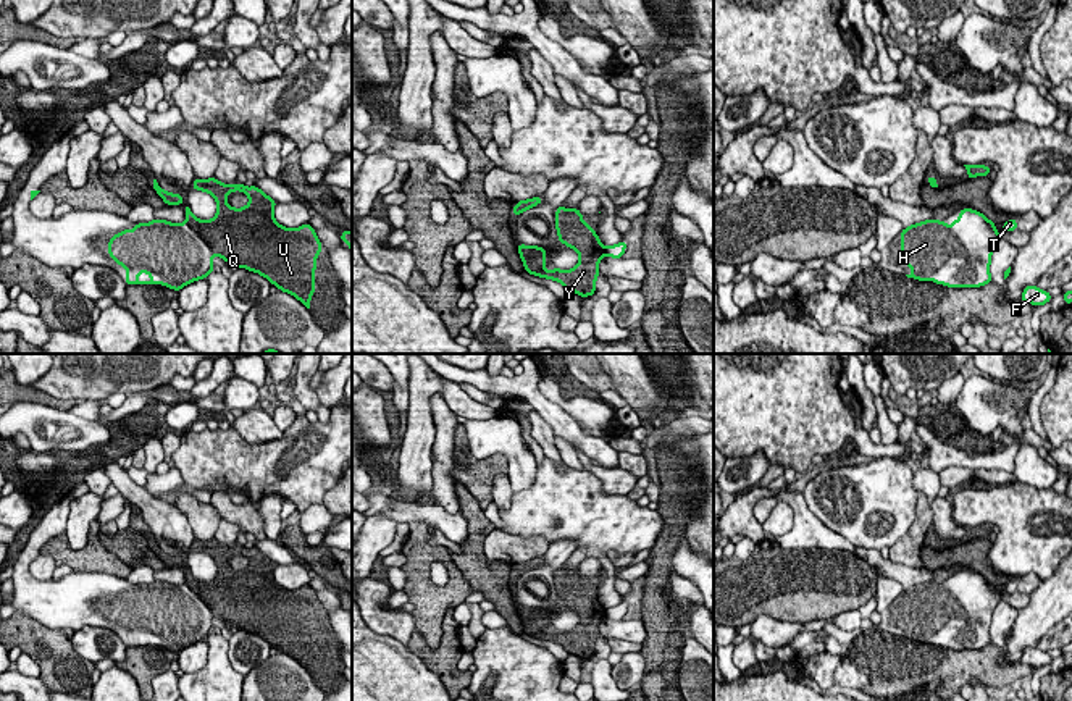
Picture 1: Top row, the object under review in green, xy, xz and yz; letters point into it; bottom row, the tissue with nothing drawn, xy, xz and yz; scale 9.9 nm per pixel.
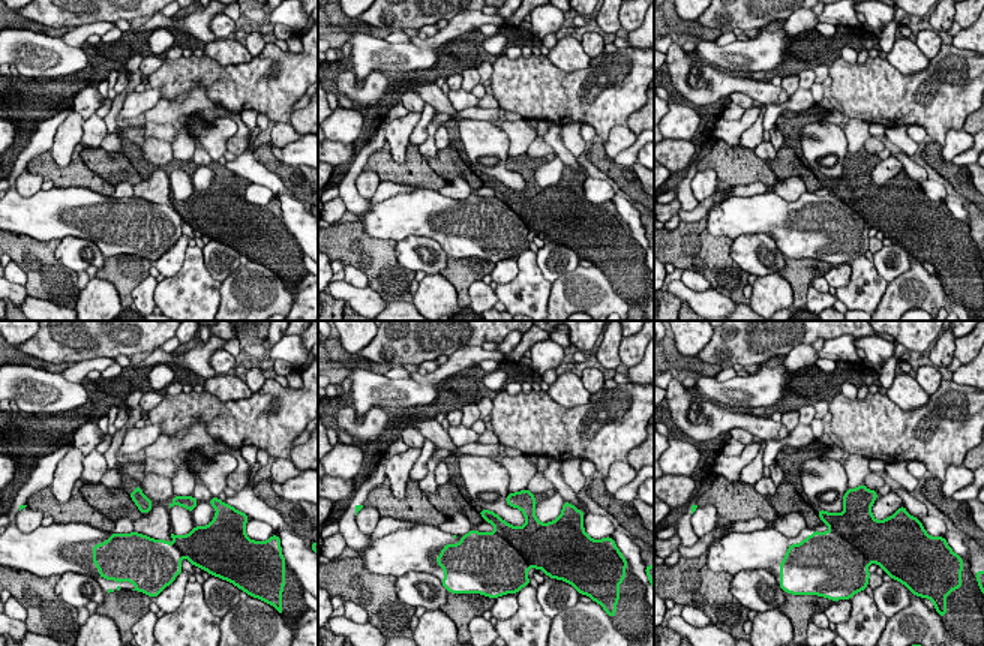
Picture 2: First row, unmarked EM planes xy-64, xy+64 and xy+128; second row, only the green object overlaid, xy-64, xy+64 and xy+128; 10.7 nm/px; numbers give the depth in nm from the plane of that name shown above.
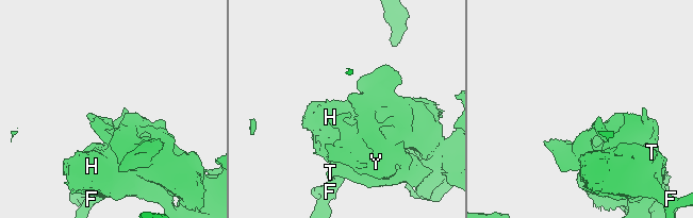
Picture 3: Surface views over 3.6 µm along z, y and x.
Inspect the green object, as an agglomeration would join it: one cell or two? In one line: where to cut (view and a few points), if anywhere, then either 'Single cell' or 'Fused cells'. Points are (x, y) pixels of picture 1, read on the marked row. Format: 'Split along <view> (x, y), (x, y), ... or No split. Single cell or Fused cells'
No split. Single cell

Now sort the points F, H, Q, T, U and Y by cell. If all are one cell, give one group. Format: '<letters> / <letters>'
F H Q T U Y

